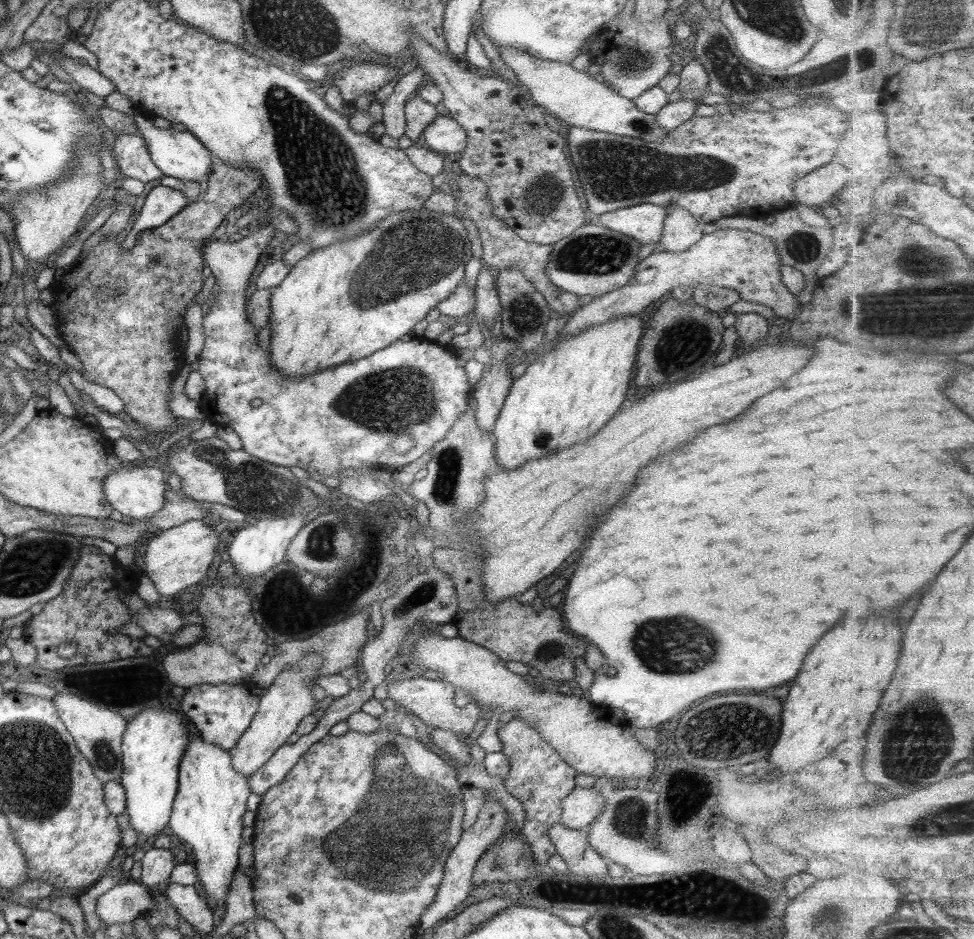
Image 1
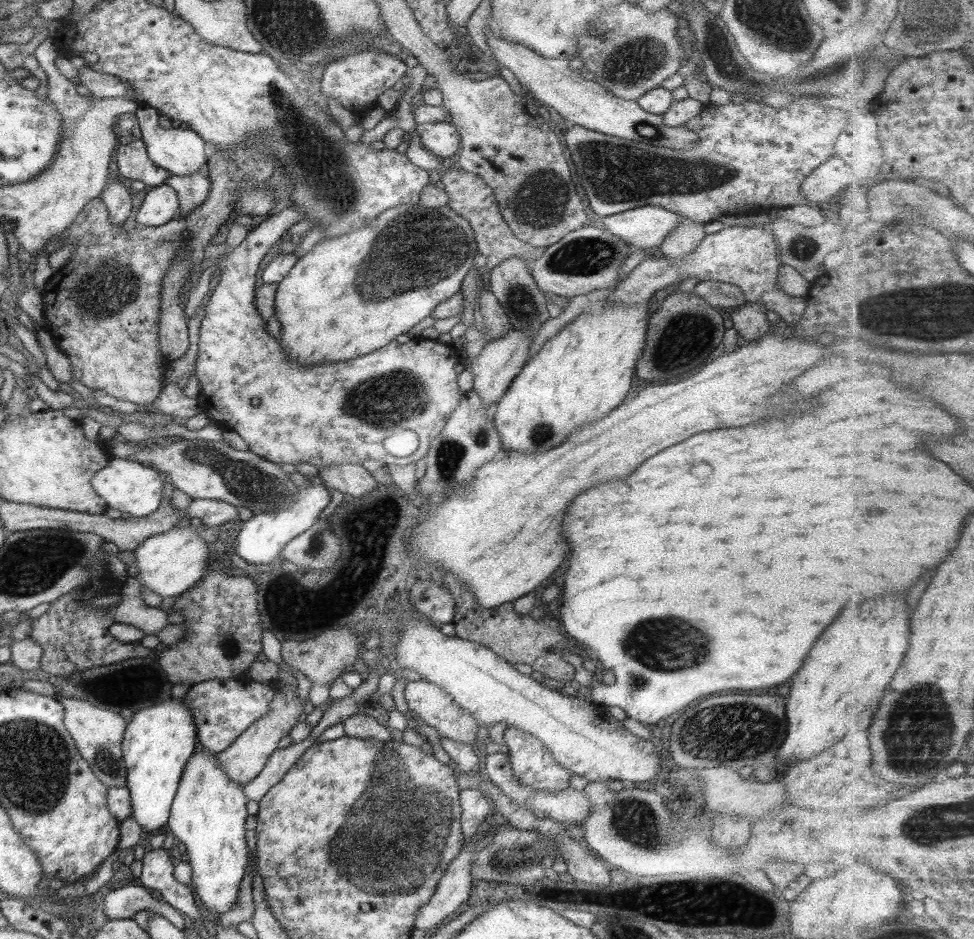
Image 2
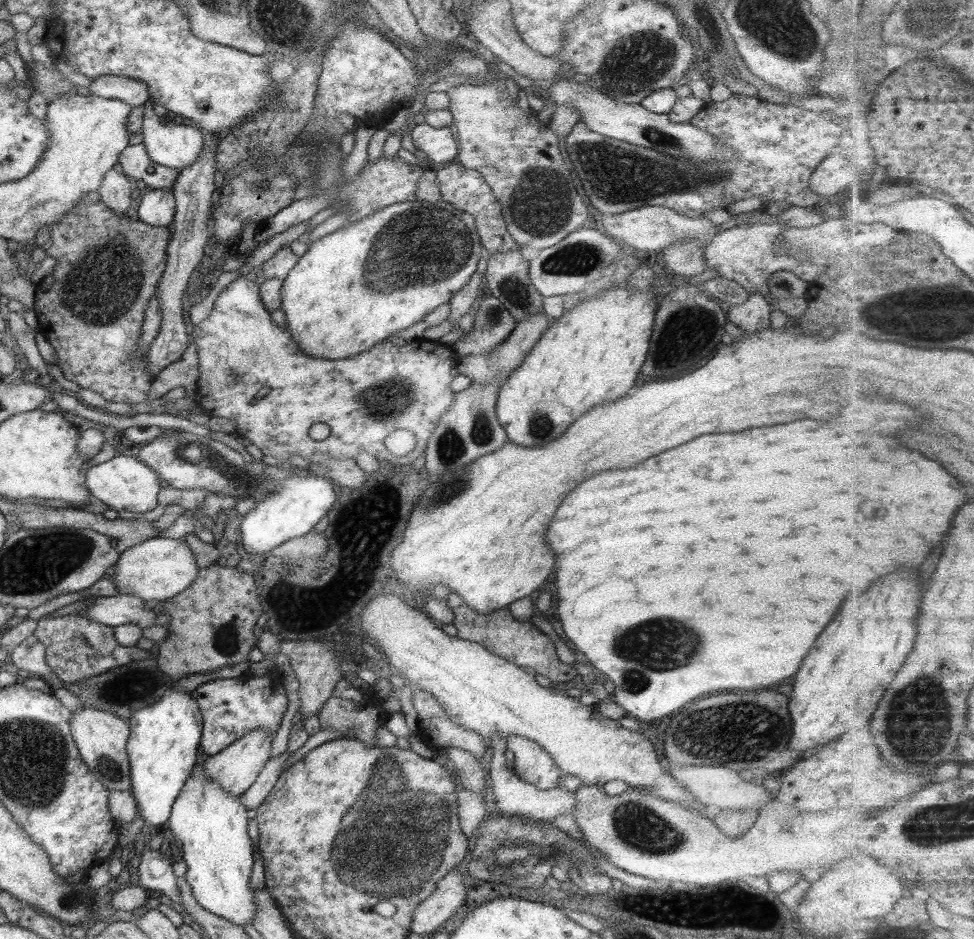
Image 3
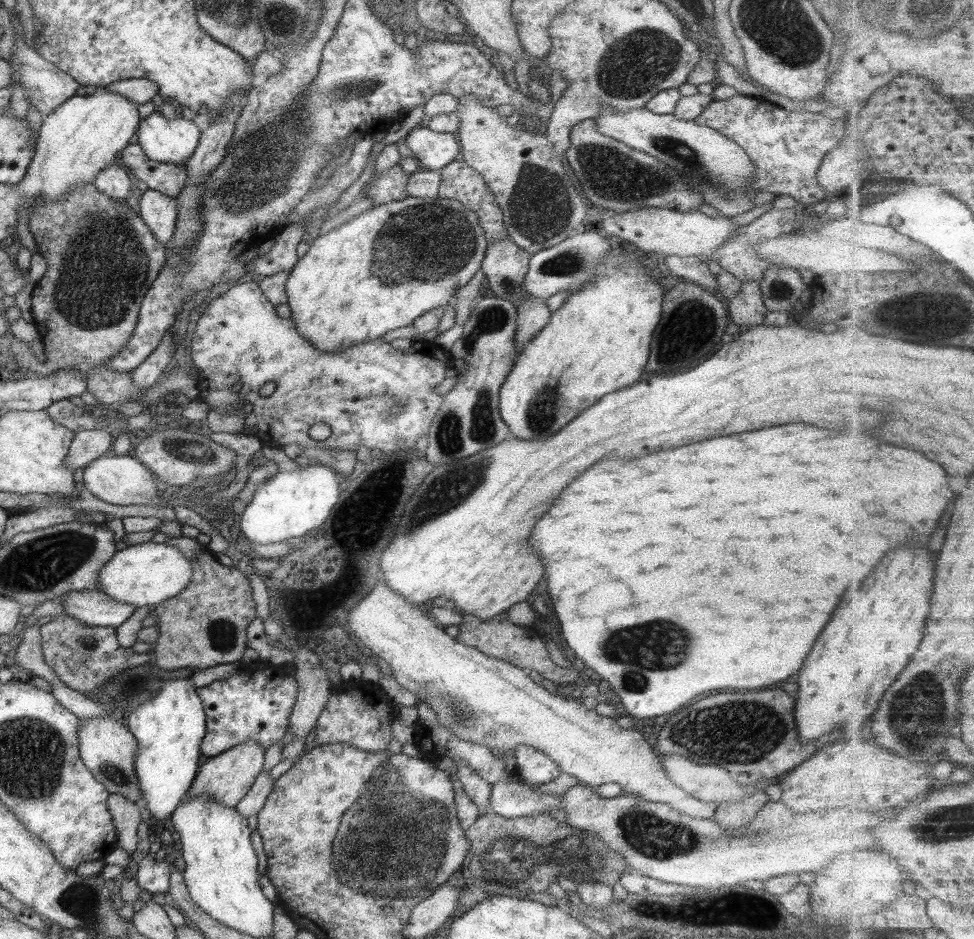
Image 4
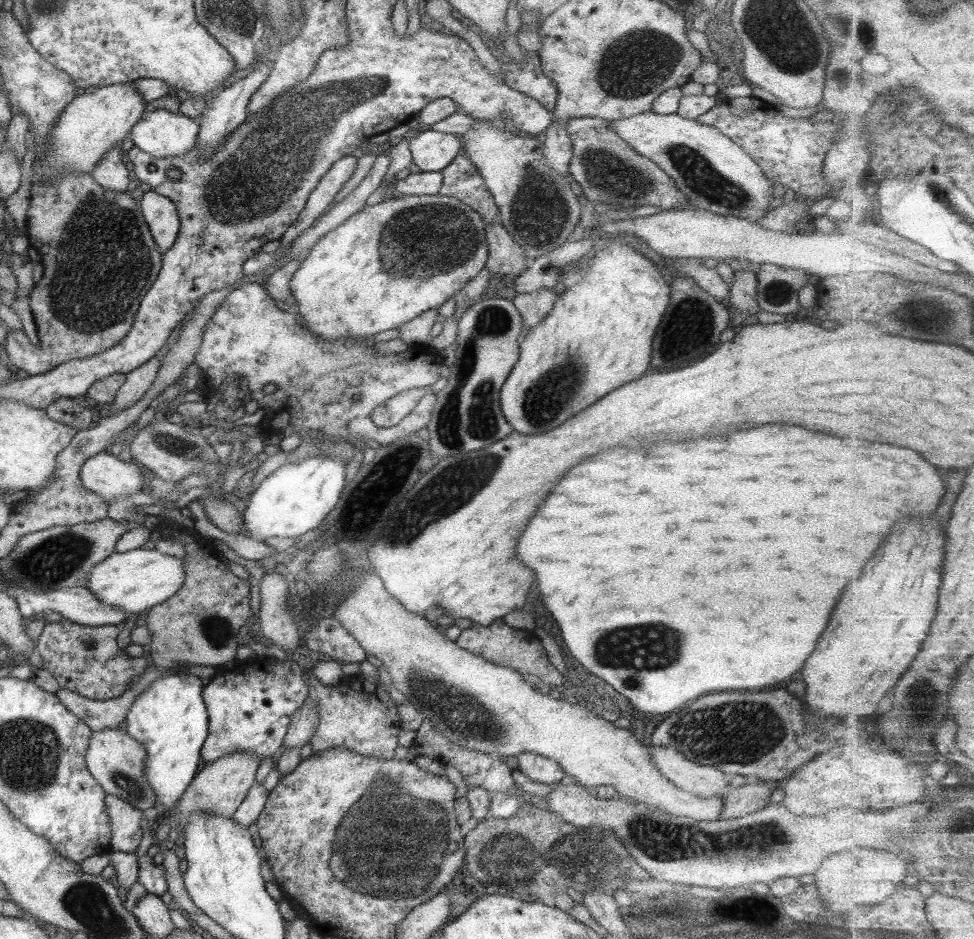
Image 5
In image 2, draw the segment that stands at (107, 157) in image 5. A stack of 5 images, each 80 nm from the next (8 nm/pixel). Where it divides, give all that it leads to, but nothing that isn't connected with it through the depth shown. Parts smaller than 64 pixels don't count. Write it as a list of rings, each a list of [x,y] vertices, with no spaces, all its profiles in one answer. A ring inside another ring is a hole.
[[[116,179],[114,183],[104,186],[99,198],[109,214],[109,223],[115,225],[115,227],[123,225],[131,212],[129,190]]]

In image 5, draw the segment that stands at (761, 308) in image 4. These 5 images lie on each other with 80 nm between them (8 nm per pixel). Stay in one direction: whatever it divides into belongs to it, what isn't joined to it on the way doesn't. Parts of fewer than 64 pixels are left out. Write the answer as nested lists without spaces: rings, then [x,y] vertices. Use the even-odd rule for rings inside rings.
[[[751,270],[735,272],[734,273],[734,281],[729,284],[727,301],[731,306],[731,310],[734,312],[741,312],[741,314],[749,314],[751,316],[751,320],[747,322],[753,321],[755,314],[760,311],[759,305],[756,301],[756,288],[757,288],[757,277],[755,273]]]

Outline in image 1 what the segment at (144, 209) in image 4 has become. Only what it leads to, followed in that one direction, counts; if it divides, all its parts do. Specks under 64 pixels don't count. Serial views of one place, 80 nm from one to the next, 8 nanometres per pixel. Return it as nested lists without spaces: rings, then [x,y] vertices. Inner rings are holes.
[[[154,186],[149,194],[145,196],[141,212],[136,215],[124,241],[120,242],[121,251],[131,249],[140,232],[157,229],[165,224],[169,218],[178,214],[188,204],[181,192],[166,186]]]

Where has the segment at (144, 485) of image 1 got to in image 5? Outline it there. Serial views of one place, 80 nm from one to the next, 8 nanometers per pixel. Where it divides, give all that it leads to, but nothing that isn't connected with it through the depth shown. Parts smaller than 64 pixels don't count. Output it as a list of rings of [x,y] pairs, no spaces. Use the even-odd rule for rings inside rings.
[[[105,452],[89,456],[81,465],[79,478],[83,488],[103,500],[115,500],[144,490],[146,473],[126,456],[114,457]]]

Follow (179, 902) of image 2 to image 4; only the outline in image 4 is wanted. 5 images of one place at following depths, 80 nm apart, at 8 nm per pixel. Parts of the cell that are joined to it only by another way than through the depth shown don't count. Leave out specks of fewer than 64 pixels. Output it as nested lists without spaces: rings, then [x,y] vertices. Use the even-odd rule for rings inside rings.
[[[147,853],[137,867],[135,881],[140,889],[151,895],[161,894],[169,888],[170,866],[164,859],[155,859],[155,854]]]

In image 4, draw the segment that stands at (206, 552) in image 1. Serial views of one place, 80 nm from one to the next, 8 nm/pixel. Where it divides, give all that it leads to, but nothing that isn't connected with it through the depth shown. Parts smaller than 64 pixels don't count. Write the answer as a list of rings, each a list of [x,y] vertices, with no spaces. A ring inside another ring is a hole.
[[[147,541],[141,544],[129,545],[124,549],[118,550],[111,557],[111,560],[104,564],[100,570],[98,570],[98,577],[96,582],[101,584],[101,590],[110,599],[117,602],[124,602],[133,606],[142,607],[145,604],[154,606],[173,598],[173,596],[179,594],[190,581],[192,577],[192,564],[190,560],[185,559],[176,547],[167,545],[167,543],[153,543]]]

